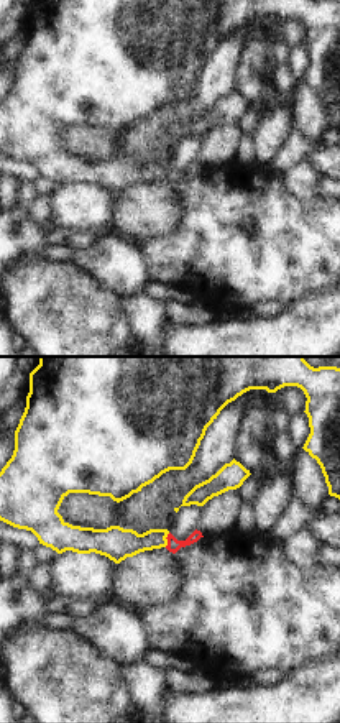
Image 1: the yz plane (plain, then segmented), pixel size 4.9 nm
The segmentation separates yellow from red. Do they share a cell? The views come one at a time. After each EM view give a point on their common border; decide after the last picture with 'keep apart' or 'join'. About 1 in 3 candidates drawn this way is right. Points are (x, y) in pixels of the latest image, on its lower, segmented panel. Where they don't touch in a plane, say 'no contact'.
contact (166, 539)

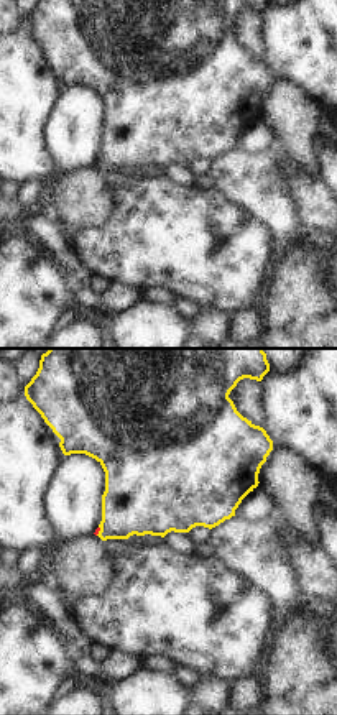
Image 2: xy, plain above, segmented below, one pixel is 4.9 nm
contact (99, 531)

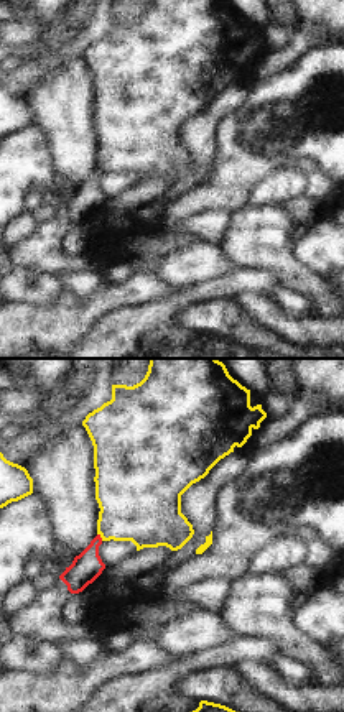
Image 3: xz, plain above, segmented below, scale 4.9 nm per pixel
contact (101, 536)

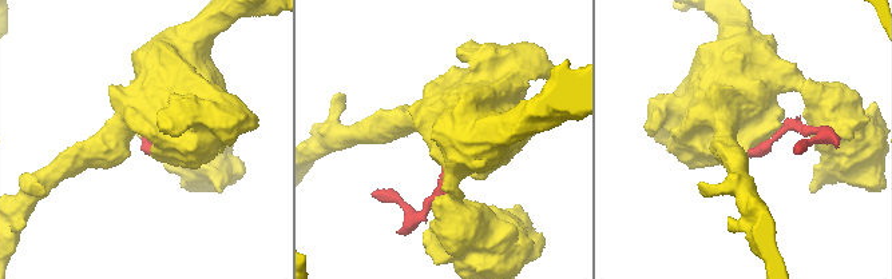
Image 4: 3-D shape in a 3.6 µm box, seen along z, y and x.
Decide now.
keep apart

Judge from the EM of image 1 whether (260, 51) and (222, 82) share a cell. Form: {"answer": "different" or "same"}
{"answer": "different"}

